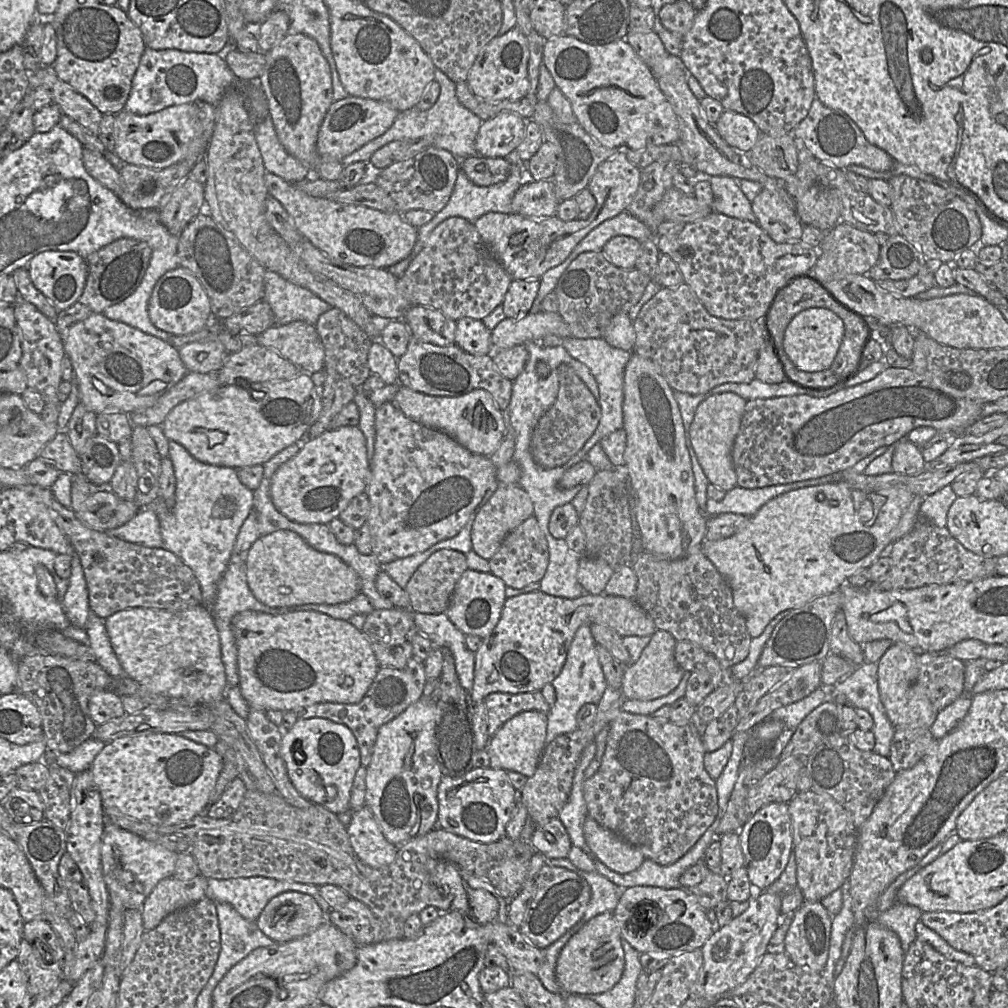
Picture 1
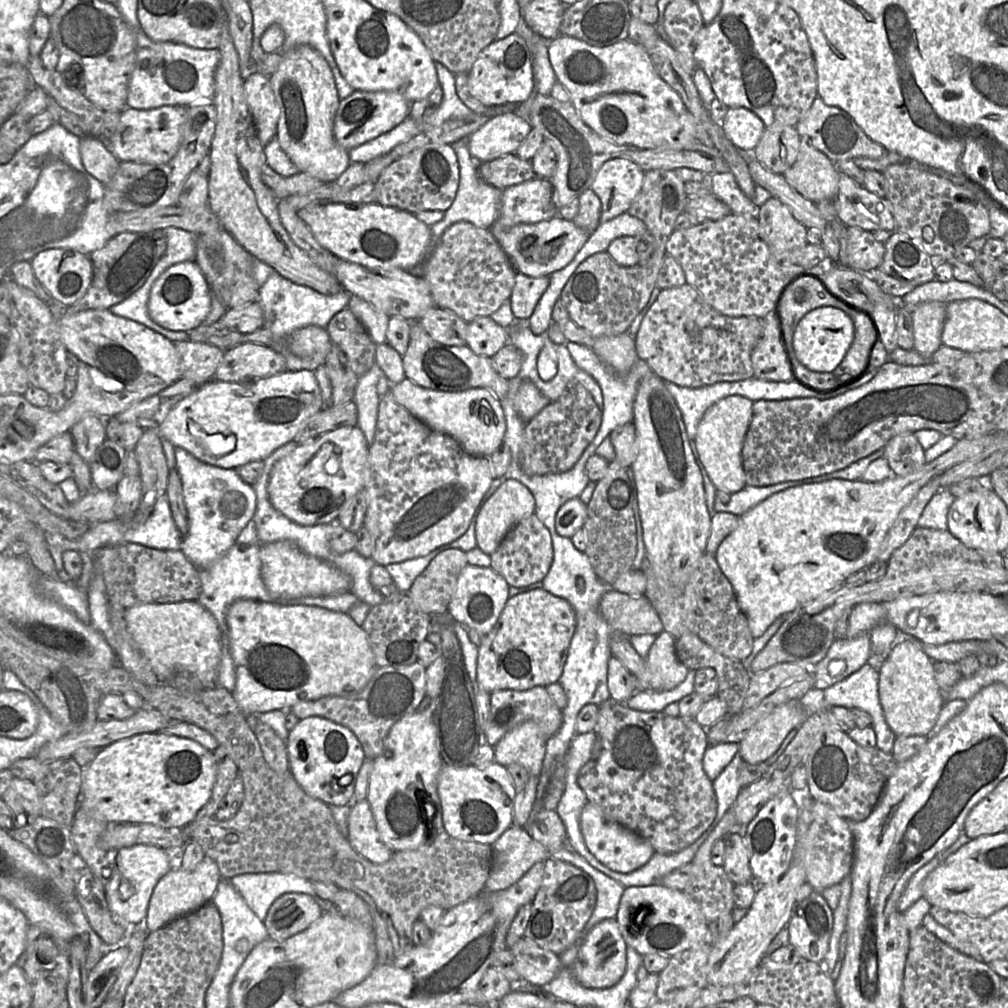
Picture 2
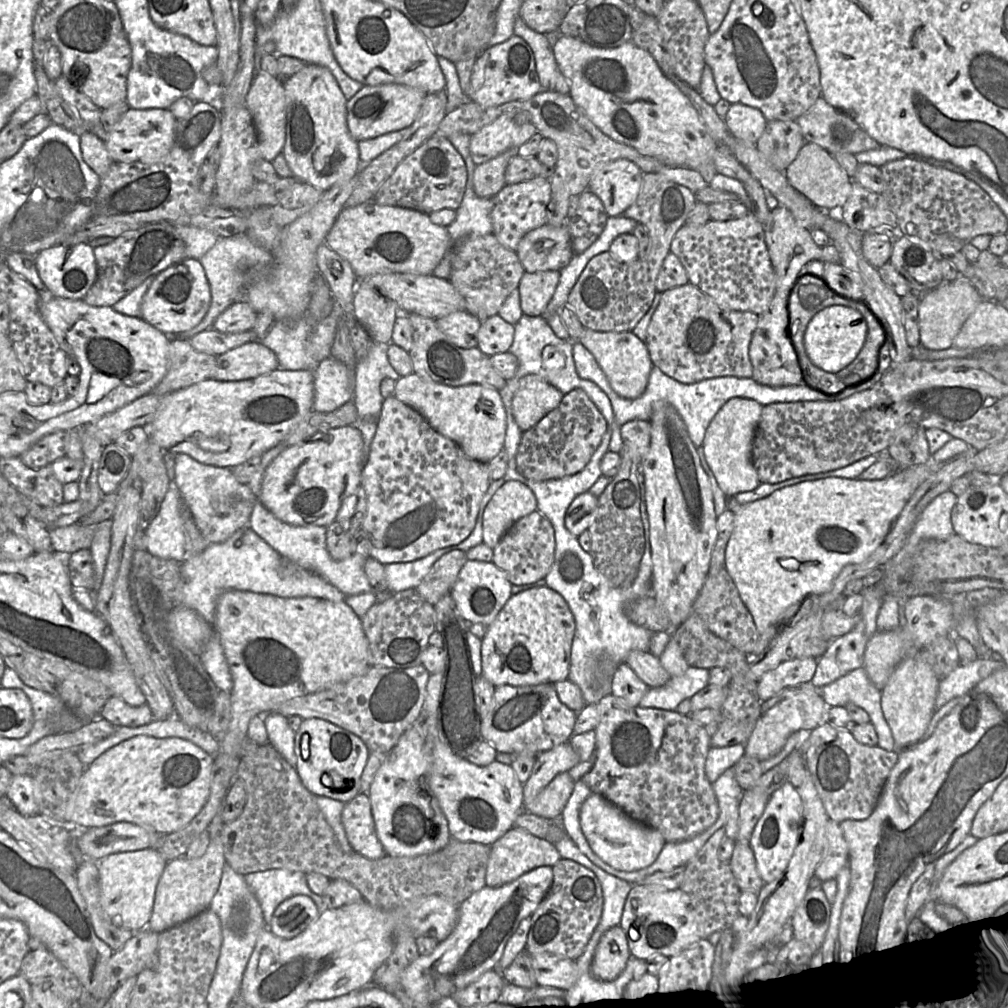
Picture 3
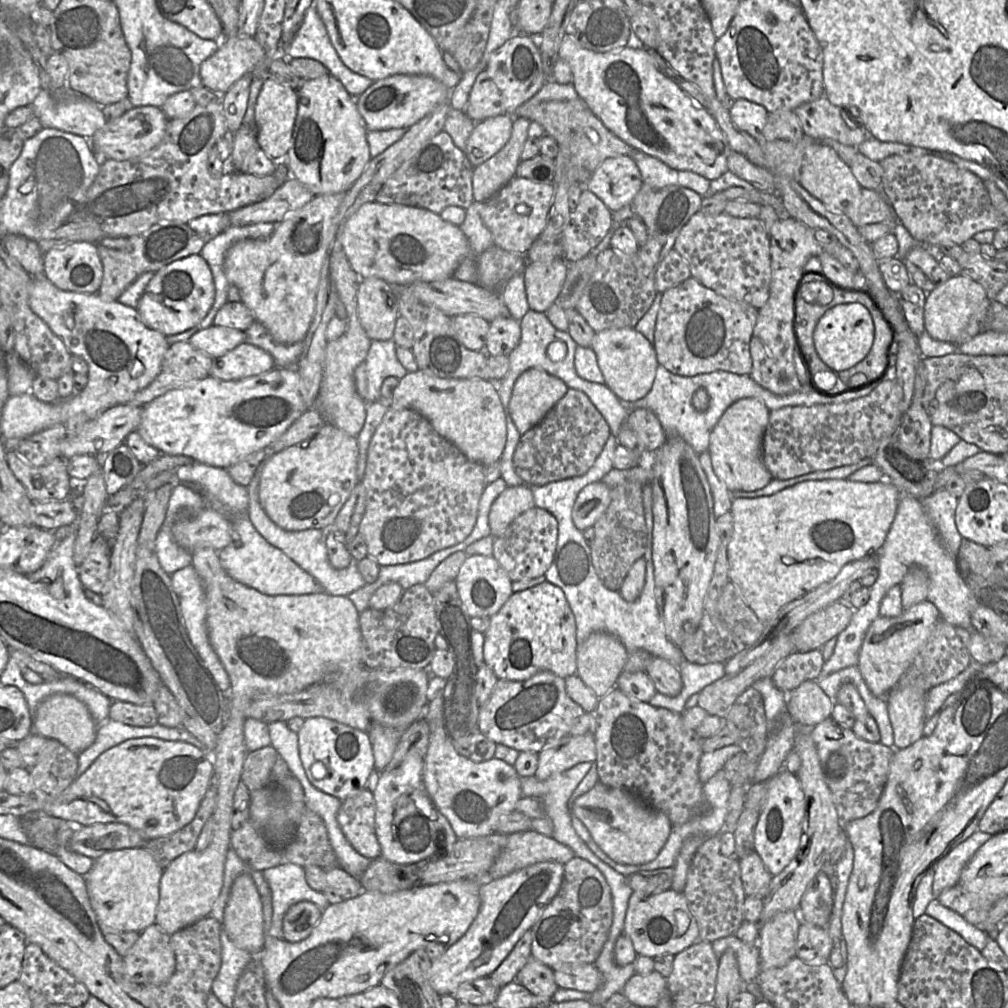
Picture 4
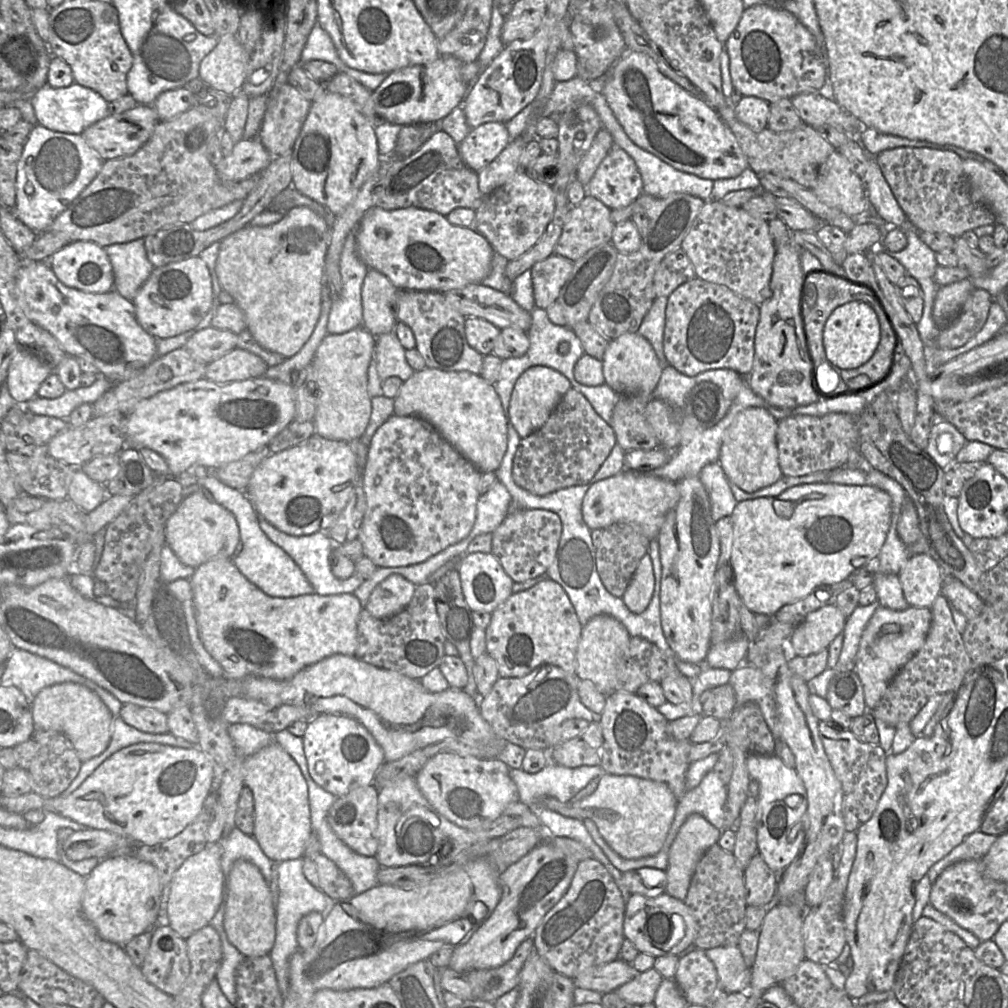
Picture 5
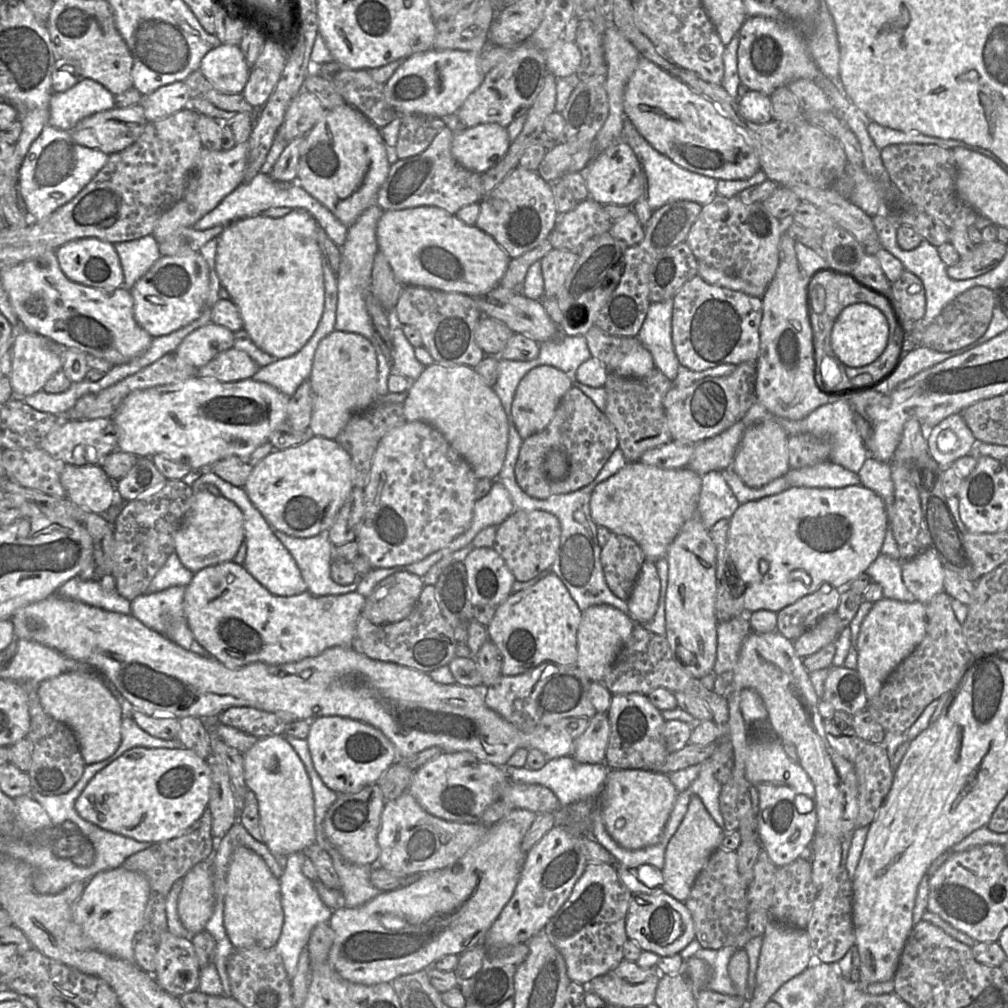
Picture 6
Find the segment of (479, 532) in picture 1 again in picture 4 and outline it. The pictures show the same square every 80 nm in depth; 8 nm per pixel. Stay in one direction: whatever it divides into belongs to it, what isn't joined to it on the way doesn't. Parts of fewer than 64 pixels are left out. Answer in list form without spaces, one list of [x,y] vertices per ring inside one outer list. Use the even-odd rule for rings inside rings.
[[[508,486],[491,505],[488,516],[490,535],[500,536],[516,517],[533,507],[534,498],[529,488]]]

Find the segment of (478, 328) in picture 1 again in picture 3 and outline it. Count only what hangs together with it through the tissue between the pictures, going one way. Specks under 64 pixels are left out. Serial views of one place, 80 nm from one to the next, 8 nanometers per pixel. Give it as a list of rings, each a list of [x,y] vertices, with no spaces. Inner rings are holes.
[[[498,314],[481,322],[477,333],[477,348],[487,356],[509,351],[514,340],[515,327]]]

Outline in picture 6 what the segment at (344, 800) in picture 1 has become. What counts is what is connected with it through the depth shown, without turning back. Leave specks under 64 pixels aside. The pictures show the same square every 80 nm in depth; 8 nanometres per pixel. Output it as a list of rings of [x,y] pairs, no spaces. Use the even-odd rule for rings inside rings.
[[[322,716],[310,721],[306,738],[313,766],[323,783],[337,794],[351,794],[378,782],[397,760],[393,743],[378,729],[341,716]]]

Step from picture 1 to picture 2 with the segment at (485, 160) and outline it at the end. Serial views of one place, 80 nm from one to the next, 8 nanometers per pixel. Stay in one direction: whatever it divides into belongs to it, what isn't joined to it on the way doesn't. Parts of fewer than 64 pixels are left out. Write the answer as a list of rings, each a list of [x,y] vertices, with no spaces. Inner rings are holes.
[[[517,154],[477,163],[477,171],[483,181],[502,190],[536,177],[531,161],[523,160]]]

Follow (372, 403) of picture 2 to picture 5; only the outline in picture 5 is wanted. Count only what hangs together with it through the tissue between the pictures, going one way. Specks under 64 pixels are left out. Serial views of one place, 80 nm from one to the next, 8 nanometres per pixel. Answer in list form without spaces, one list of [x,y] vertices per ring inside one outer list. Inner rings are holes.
[[[394,330],[376,337],[374,358],[368,369],[371,398],[382,395],[382,382],[387,378],[395,376],[406,381],[414,374],[405,352]]]

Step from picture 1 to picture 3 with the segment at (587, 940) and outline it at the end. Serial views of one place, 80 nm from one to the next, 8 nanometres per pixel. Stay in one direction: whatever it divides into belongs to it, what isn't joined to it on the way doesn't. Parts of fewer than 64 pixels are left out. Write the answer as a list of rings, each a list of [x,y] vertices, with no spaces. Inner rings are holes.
[[[620,925],[603,933],[594,952],[592,972],[603,980],[614,980],[626,968],[631,953]]]

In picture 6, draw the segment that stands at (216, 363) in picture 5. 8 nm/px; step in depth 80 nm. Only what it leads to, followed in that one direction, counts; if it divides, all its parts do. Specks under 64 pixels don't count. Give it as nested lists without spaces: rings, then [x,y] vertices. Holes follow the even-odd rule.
[[[232,347],[197,368],[197,375],[203,379],[234,382],[252,378],[259,368],[245,351]]]

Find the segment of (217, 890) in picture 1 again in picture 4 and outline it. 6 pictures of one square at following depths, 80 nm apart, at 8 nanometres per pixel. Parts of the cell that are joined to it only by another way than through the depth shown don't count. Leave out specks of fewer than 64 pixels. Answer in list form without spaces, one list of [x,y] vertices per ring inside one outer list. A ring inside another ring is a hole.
[[[278,865],[262,871],[262,874],[271,891],[273,916],[269,934],[275,938],[283,937],[283,917],[292,905],[307,901],[320,911],[331,905],[322,892],[317,892],[308,885],[304,868],[299,865]]]

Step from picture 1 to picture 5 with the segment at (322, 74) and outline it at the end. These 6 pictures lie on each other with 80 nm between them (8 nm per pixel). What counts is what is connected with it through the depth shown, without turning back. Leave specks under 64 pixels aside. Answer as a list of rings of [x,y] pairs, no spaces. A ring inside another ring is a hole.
[[[326,91],[311,102],[308,115],[292,149],[292,185],[303,195],[340,214],[380,164],[375,127],[356,105]]]

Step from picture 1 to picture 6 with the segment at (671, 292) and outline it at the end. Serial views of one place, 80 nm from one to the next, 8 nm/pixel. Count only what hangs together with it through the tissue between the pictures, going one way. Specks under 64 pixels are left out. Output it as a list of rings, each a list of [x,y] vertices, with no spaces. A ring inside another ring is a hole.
[[[696,275],[672,299],[672,343],[681,366],[699,372],[721,364],[756,362],[762,297],[712,285]]]

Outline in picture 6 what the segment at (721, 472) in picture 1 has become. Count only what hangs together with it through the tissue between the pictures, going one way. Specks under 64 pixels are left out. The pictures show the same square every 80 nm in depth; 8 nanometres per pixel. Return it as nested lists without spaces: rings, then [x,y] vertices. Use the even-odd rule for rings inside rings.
[[[764,421],[748,427],[740,439],[730,469],[751,488],[762,487],[783,477],[790,469],[788,436],[774,421]]]

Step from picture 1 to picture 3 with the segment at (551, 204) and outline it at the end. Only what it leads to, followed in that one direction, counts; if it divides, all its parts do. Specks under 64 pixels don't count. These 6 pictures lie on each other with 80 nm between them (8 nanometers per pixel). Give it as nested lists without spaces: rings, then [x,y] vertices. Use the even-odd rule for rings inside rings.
[[[537,179],[506,184],[493,198],[491,220],[493,233],[506,248],[515,251],[521,239],[530,231],[547,224],[547,206],[551,200],[549,179]]]

